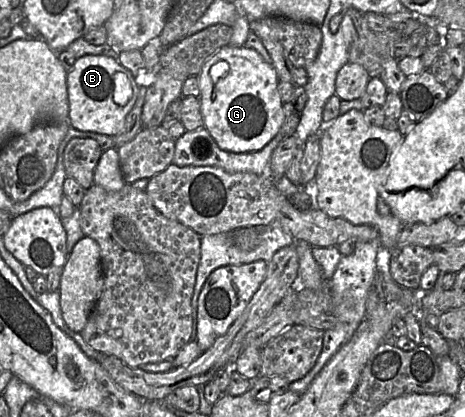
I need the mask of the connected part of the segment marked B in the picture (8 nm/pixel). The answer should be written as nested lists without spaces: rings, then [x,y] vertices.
[[[85,55],[76,59],[66,78],[69,114],[68,124],[82,132],[115,137],[124,127],[138,97],[135,77],[117,60],[102,55]]]

